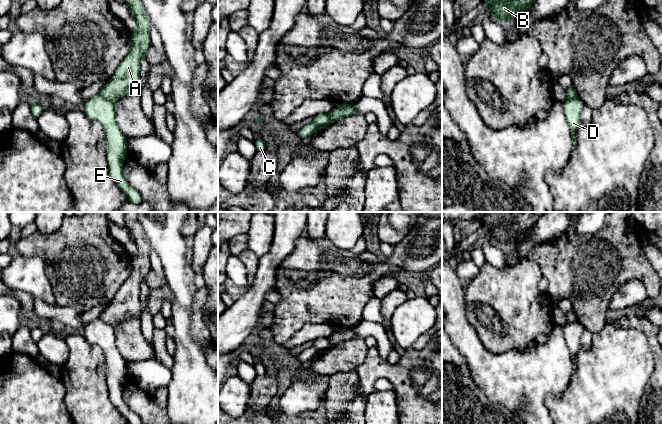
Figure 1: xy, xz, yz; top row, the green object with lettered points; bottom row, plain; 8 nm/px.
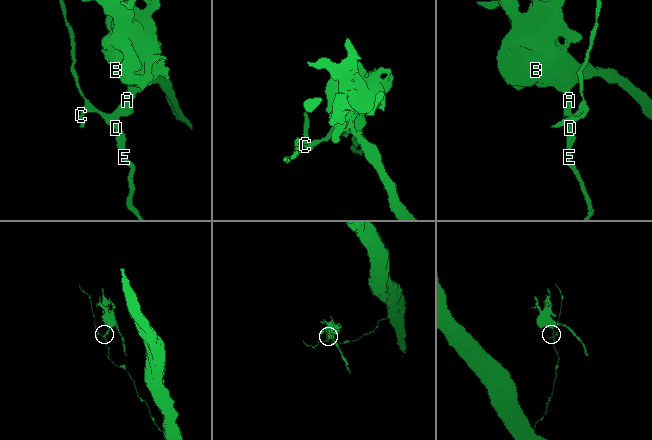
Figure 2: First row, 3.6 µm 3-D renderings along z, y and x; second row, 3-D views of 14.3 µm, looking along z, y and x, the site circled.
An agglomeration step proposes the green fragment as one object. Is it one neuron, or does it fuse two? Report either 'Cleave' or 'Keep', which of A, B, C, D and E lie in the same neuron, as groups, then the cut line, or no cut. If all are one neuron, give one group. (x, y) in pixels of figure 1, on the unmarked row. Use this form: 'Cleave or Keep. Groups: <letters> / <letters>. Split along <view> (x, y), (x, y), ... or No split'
Cleave. Groups: A B / C D E. Split along xy (99, 317), (113, 327)

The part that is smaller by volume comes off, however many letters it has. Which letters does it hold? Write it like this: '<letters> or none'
A, B

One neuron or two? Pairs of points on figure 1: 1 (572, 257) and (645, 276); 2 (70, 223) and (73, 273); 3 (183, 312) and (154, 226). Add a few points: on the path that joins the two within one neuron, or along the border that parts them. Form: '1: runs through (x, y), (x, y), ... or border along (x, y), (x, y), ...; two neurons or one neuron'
1: runs through (590, 261), (627, 261); one neuron
2: runs through (73, 235), (73, 261); one neuron
3: runs through (182, 291), (181, 280), (171, 247); one neuron

